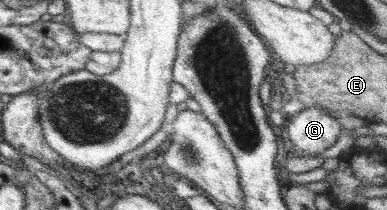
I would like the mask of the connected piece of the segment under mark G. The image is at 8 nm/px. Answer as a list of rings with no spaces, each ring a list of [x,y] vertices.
[[[320,107],[304,108],[286,120],[284,131],[289,148],[302,150],[302,157],[317,157],[336,143],[341,125],[338,116]]]

